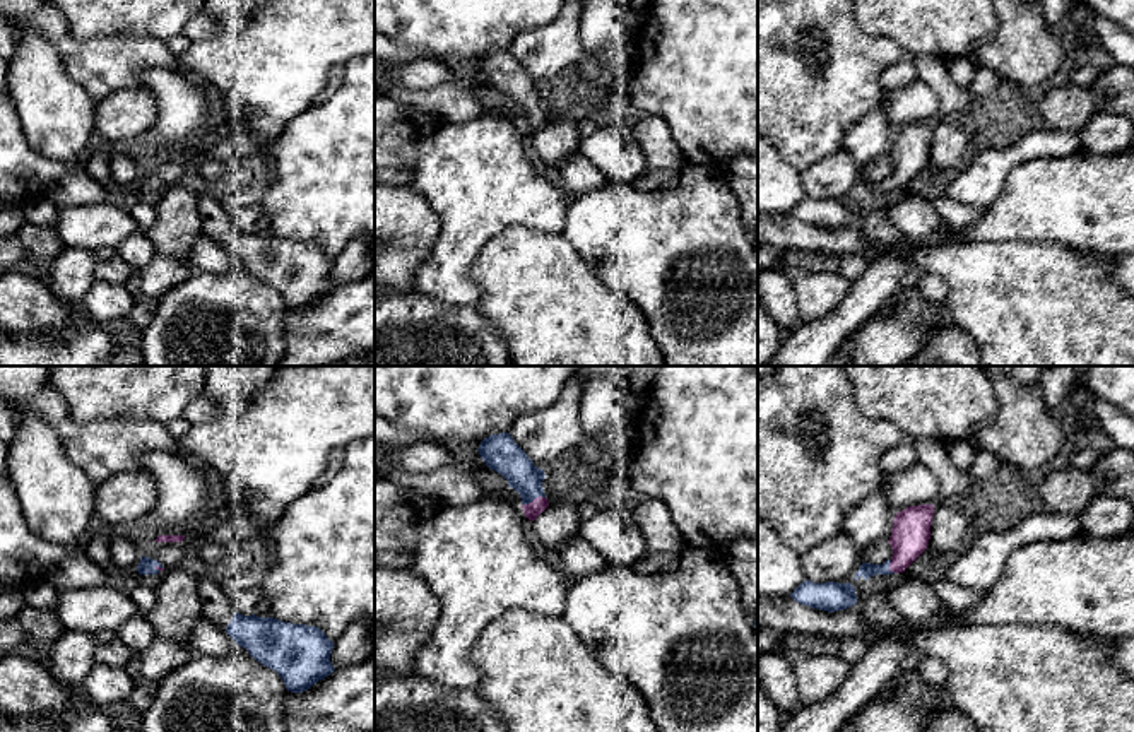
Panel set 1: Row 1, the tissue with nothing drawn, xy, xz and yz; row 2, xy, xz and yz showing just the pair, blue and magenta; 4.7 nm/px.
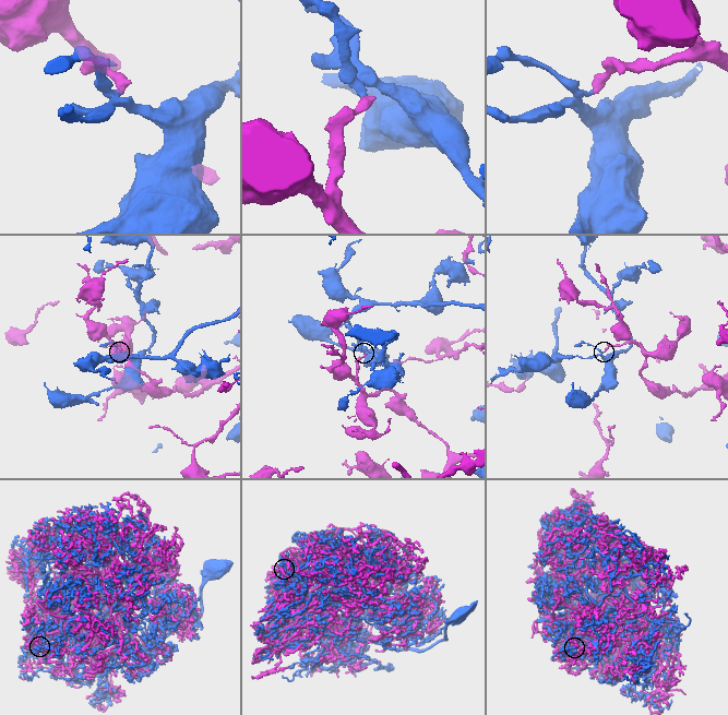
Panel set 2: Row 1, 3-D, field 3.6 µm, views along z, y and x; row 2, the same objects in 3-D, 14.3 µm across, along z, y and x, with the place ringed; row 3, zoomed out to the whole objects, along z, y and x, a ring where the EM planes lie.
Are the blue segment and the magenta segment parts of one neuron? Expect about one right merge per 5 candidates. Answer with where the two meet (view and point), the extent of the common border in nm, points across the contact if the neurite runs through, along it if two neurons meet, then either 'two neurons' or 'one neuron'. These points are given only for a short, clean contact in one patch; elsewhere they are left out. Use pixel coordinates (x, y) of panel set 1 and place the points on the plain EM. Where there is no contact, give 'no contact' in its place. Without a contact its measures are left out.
contact xz (532, 117); length 120 nm; border xz (544, 113), (536, 113), (522, 122); two neurons

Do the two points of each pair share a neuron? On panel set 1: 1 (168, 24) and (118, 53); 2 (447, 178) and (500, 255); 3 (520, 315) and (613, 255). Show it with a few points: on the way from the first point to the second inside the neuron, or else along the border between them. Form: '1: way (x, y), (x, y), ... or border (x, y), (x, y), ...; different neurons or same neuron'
1: border (105, 36), (153, 36), (165, 43); different neurons
2: border (527, 226), (496, 233), (471, 276); different neurons
3: border (565, 238), (602, 283), (623, 293); different neurons

